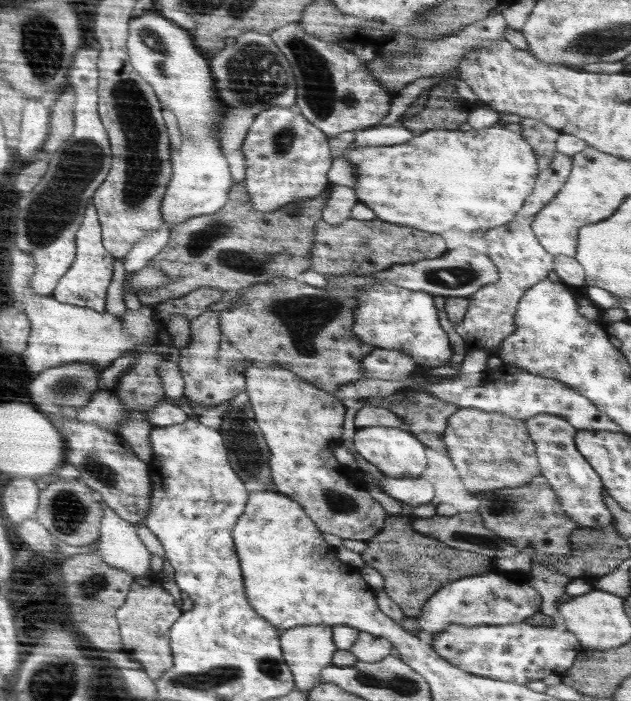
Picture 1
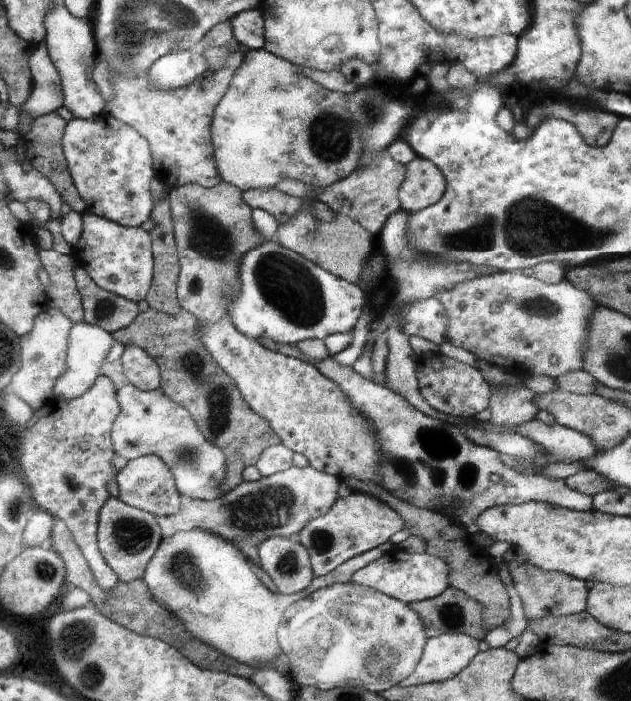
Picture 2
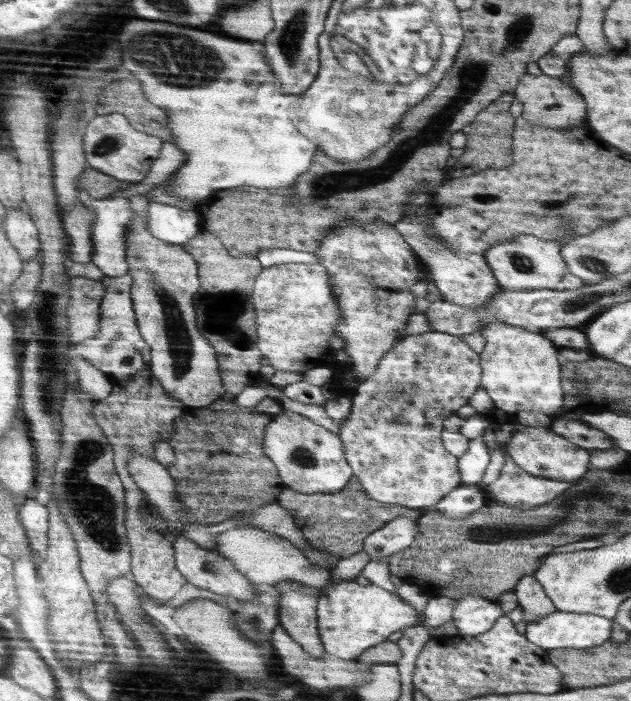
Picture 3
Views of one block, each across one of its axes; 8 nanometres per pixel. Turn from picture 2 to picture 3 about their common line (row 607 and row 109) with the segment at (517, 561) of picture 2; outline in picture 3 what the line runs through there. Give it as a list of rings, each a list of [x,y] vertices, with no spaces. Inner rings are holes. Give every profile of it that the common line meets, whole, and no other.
[[[524,73],[514,89],[515,98],[522,102],[521,116],[530,122],[540,123],[546,128],[578,128],[587,120],[587,104],[566,81],[545,74],[532,75]]]

